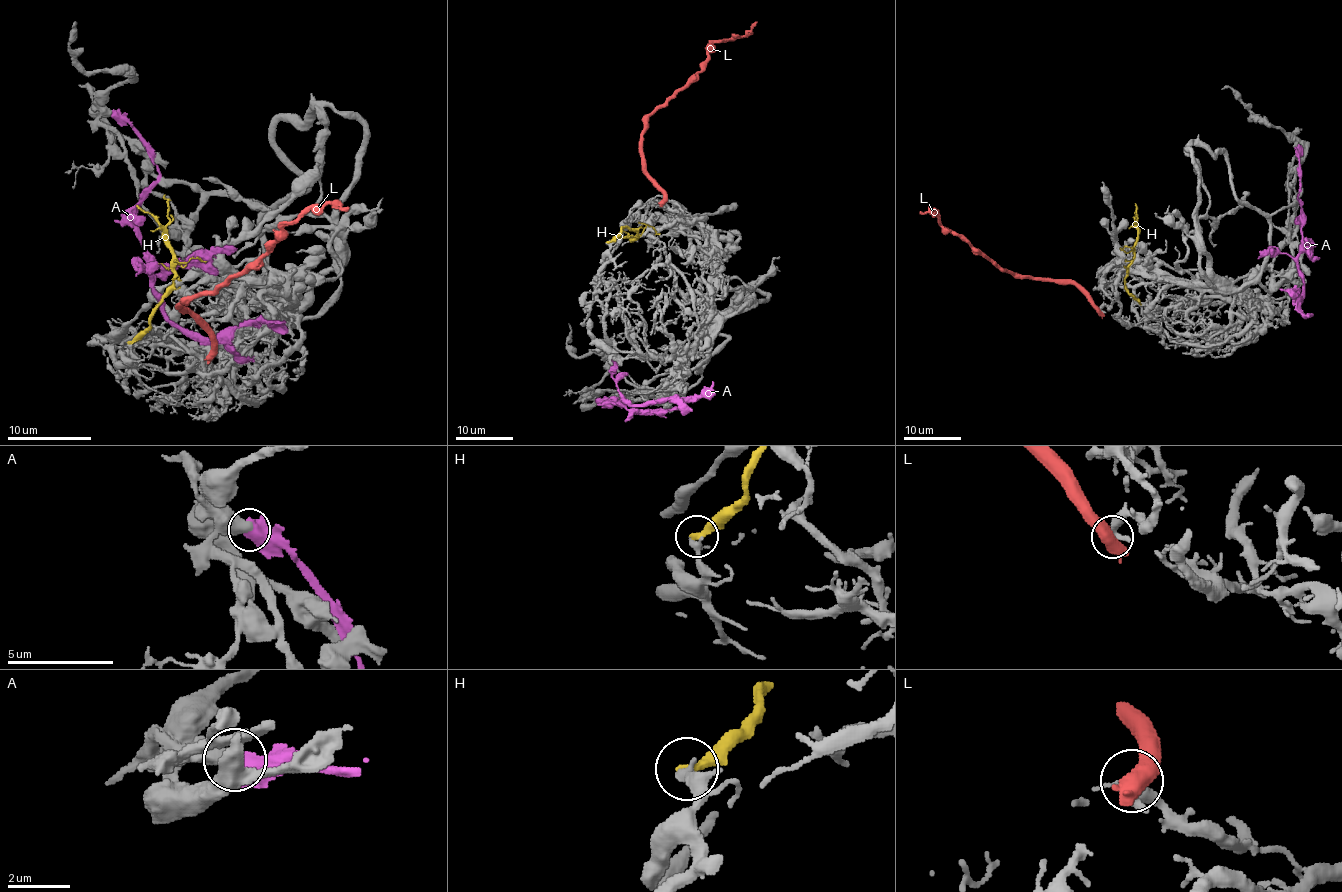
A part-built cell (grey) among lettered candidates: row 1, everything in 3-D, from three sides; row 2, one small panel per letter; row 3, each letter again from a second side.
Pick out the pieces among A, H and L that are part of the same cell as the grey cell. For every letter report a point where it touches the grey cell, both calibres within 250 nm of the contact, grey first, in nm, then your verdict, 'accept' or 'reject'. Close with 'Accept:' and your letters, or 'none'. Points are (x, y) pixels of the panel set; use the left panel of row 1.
A: (113, 114) | 550/700 nm | reject
H: (130, 342) | 320/320 nm | reject
L: (209, 353) | 550/550 nm | reject
Accept: none

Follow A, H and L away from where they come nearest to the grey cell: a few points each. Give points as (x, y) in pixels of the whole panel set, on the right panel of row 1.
A: (1298, 149), (1298, 196), (1303, 216), (1298, 268), (1303, 277), (1303, 290), (1298, 301), (1293, 290), (1279, 288)
H: (1140, 304), (1125, 285), (1137, 227), (1135, 211)
L: (1099, 311), (1074, 284), (1049, 278), (1019, 278), (1003, 271), (967, 241), (947, 231), (933, 209), (920, 212)

